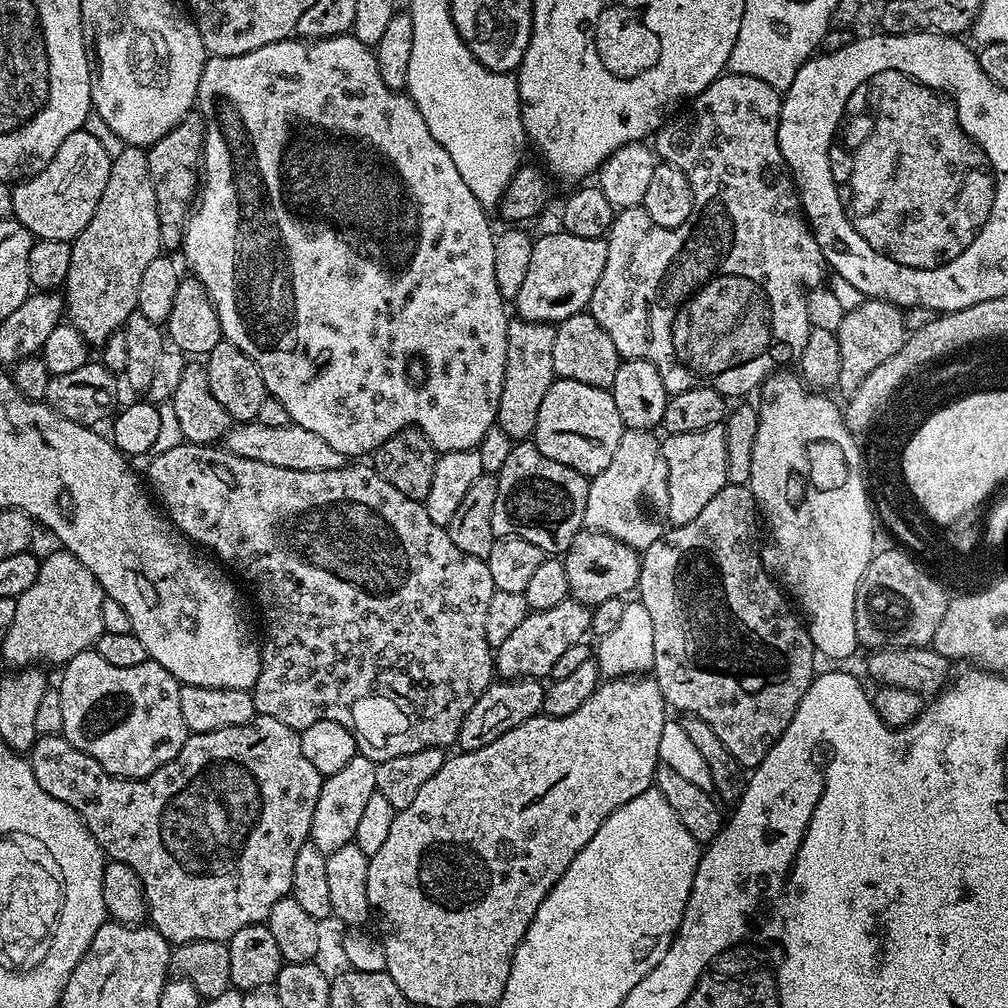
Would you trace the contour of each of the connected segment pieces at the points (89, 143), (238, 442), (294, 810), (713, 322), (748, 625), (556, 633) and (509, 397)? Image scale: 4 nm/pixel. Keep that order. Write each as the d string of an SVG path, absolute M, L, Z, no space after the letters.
M83 130L70 134L41 172L35 172L12 188L12 216L37 240L75 240L82 230L86 230L86 222L94 218L94 210L98 210L111 165L112 157L102 150L94 134Z
M240 422L229 428L222 444L228 451L242 458L254 458L258 462L266 462L266 466L282 466L286 470L334 470L343 468L346 463L346 457L338 454L334 446L318 438L318 434L291 422L286 426Z
M255 716L242 726L226 726L226 730L191 733L173 760L142 780L121 780L119 776L111 776L106 770L102 770L102 766L98 766L98 762L94 762L94 758L90 758L90 754L82 754L82 750L75 748L63 734L37 735L36 741L32 743L30 763L34 778L38 778L38 786L42 786L46 794L58 798L58 802L66 802L66 806L73 808L83 818L105 857L121 860L126 866L130 866L130 870L134 870L134 874L138 874L148 903L147 919L151 927L156 928L158 934L162 934L162 938L166 938L173 946L199 940L227 942L242 927L267 921L274 902L291 893L294 858L298 858L298 849L309 843L314 806L318 806L318 794L324 785L324 777L318 770L314 770L312 763L306 759L306 754L302 754L297 729L265 716Z
M728 72L721 74L717 80L710 82L710 86L706 86L706 90L702 90L702 94L693 96L690 103L683 110L677 111L671 118L665 120L664 125L660 127L654 134L654 152L663 163L670 166L678 166L678 170L682 170L682 174L686 174L686 178L690 182L690 190L692 191L692 209L690 210L690 218L686 218L686 222L682 222L682 226L674 226L673 228L663 228L652 223L648 215L644 213L643 207L622 208L619 209L612 217L612 229L607 234L608 249L606 255L606 266L603 267L602 276L598 280L598 284L594 288L593 297L588 302L587 311L598 322L598 326L602 326L602 330L606 330L606 334L610 334L610 339L614 341L614 346L618 349L618 354L626 360L645 360L650 362L658 370L658 374L662 374L662 382L666 386L666 390L671 394L681 392L682 390L694 390L698 386L706 386L713 388L722 393L725 398L733 398L732 396L740 396L736 398L744 398L747 392L752 392L761 387L769 376L773 375L781 366L788 366L791 360L799 361L806 350L808 333L812 331L813 321L808 321L808 295L815 290L816 287L823 285L826 280L826 265L824 263L824 255L818 246L816 236L812 233L811 227L804 215L804 209L800 207L800 194L796 187L796 181L792 179L792 173L788 171L788 164L782 158L782 150L778 146L778 122L780 121L780 101L781 93L774 86L770 86L766 82L762 82L762 78L750 78L746 74L738 74L737 72Z
M725 484L690 522L669 527L658 542L643 549L638 585L639 602L646 606L654 626L651 675L658 682L665 705L673 704L677 713L710 722L714 734L722 738L722 746L745 770L760 764L790 726L802 694L812 684L818 661L805 621L794 611L769 569L764 569L756 541L756 520L758 524L751 488L747 484Z
M569 598L558 602L558 606L550 606L550 610L529 611L521 624L506 637L506 642L494 649L495 675L506 680L551 677L554 662L570 646L583 641L591 627L592 608L579 600Z
M509 319L506 334L506 374L502 378L502 398L498 402L496 424L514 442L524 442L536 431L538 406L546 398L552 381L557 379L554 370L554 334L551 323Z

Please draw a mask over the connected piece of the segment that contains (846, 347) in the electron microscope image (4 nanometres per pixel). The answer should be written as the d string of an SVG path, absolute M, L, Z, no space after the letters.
M865 299L854 310L844 312L841 317L834 330L840 348L841 383L859 383L875 366L880 366L882 362L893 357L904 345L908 334L904 326L903 311L886 300Z

